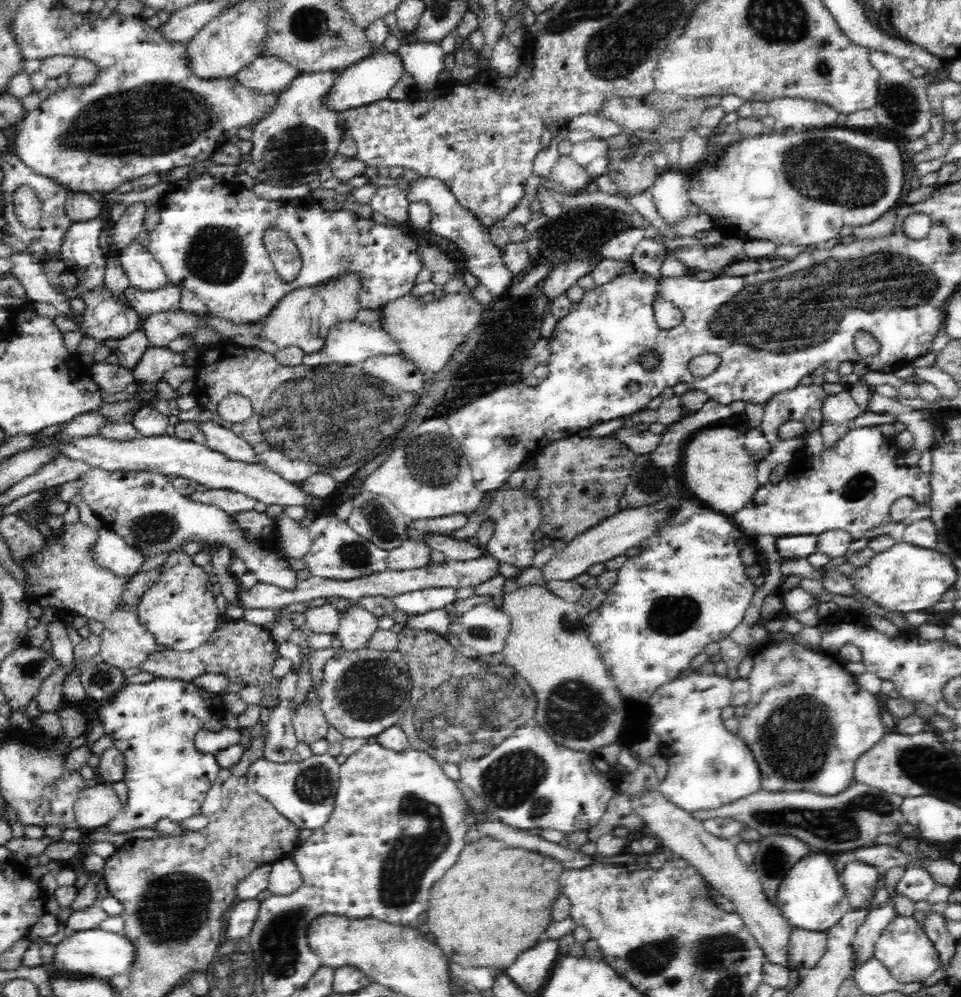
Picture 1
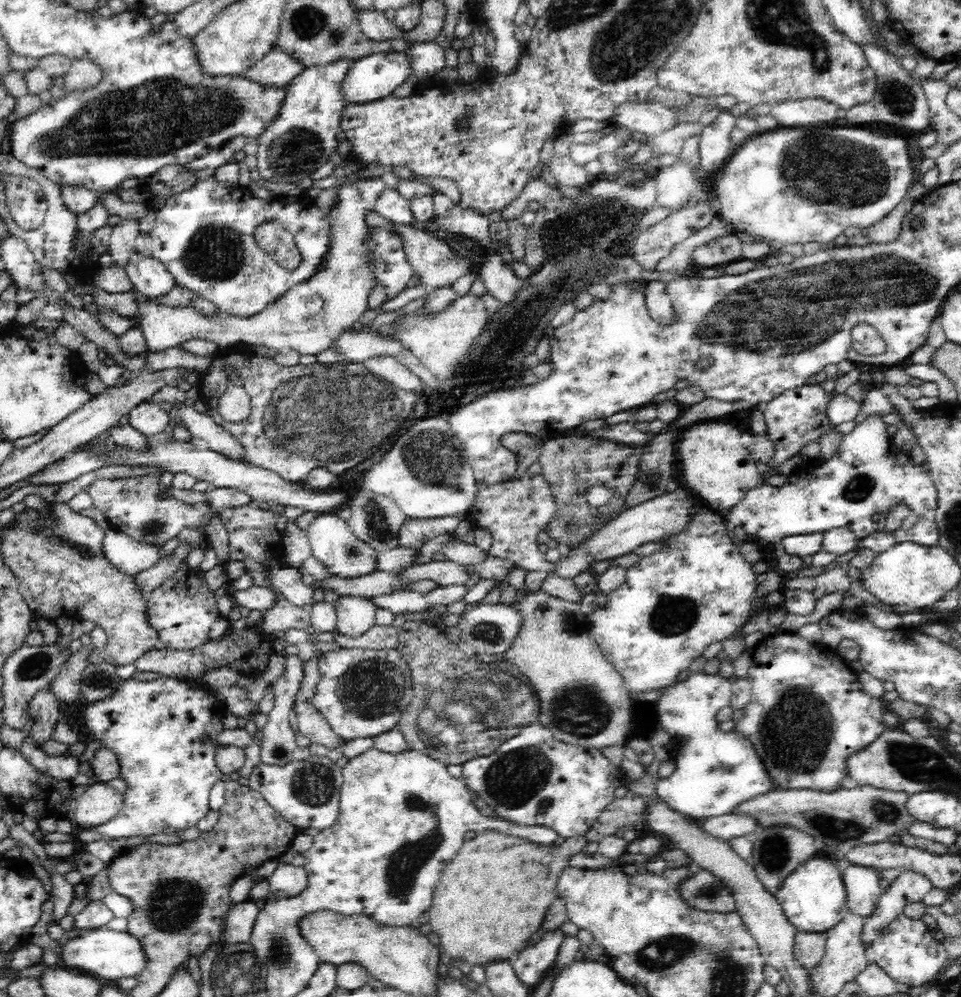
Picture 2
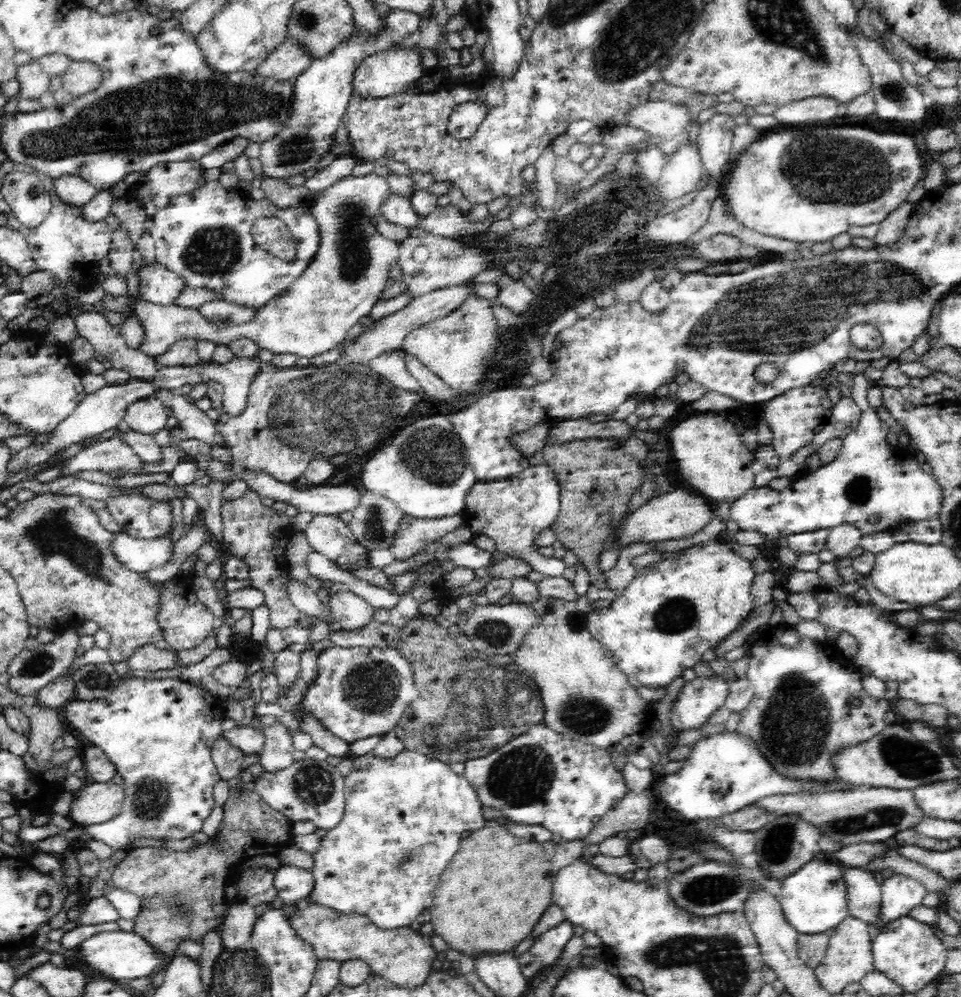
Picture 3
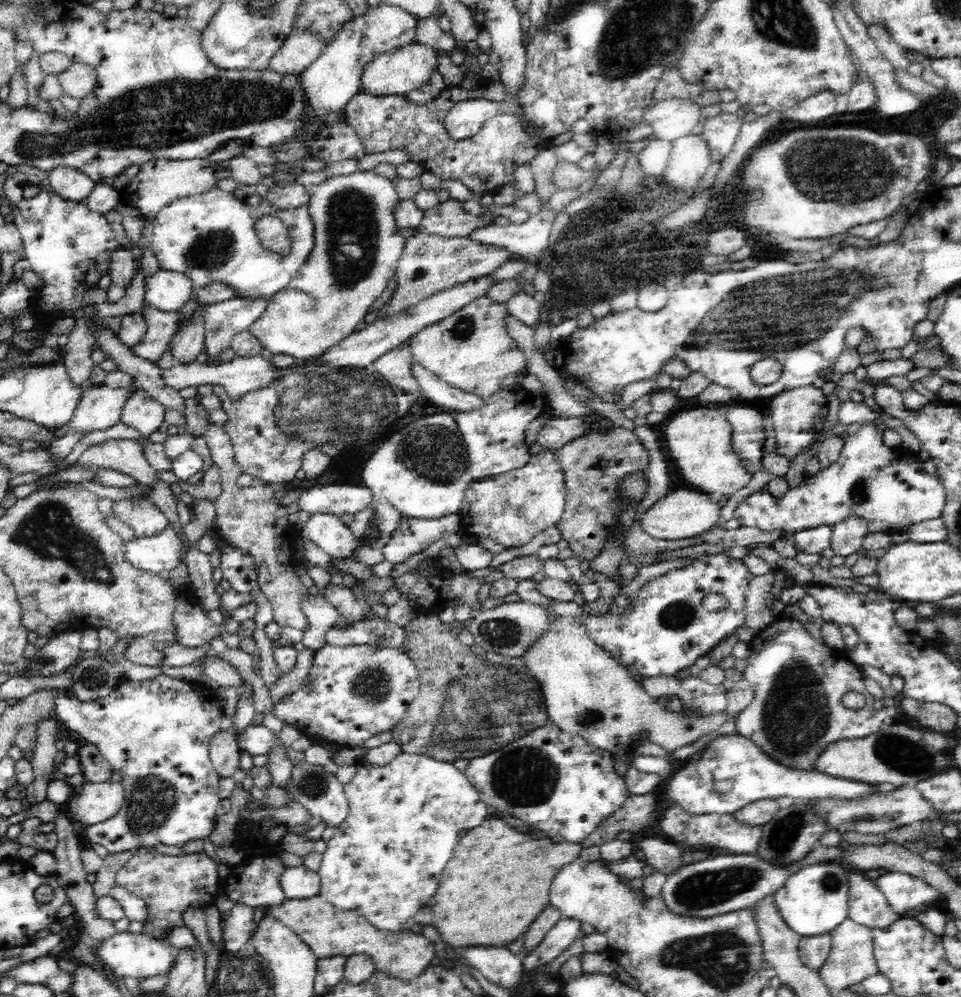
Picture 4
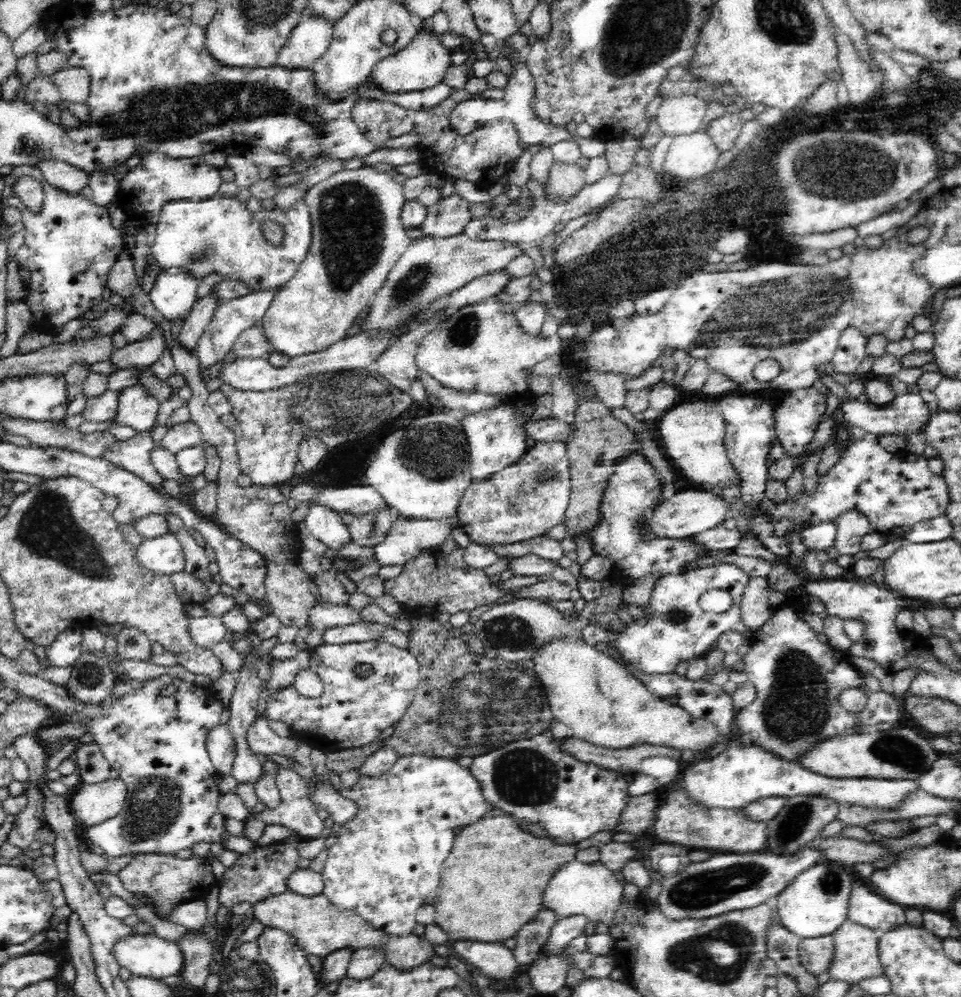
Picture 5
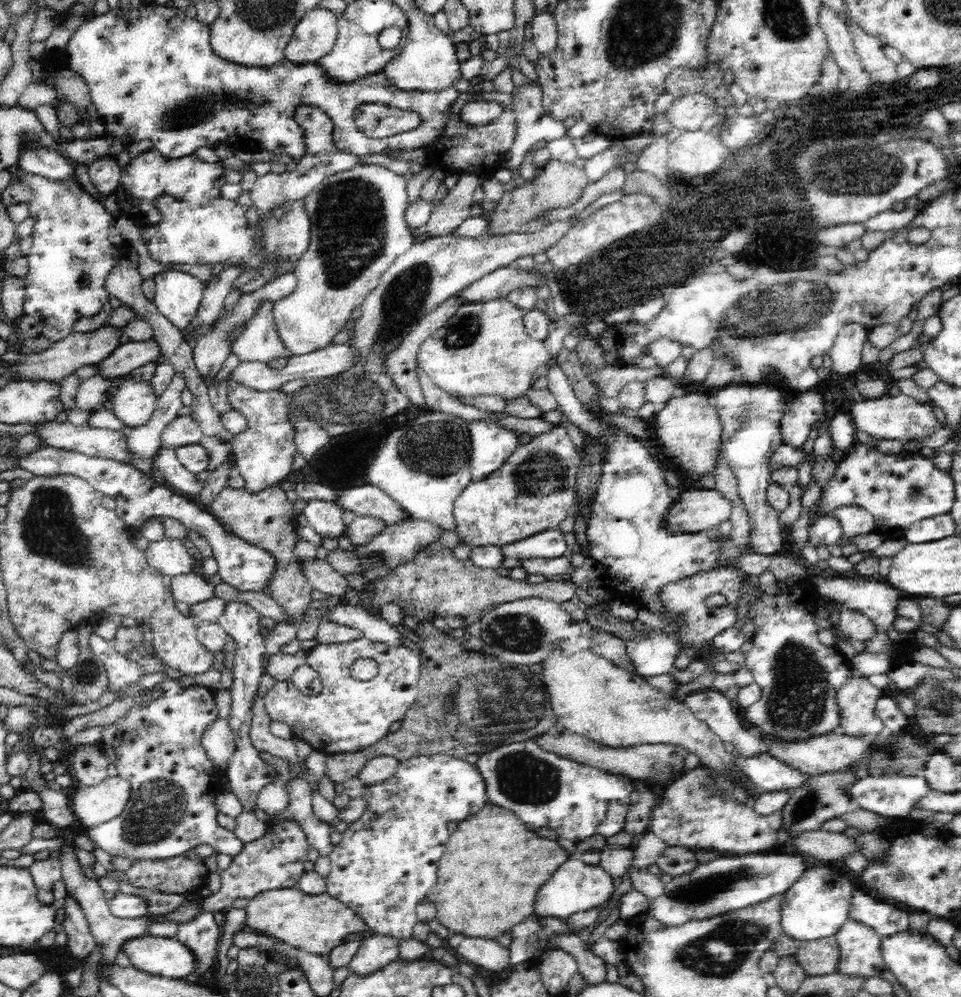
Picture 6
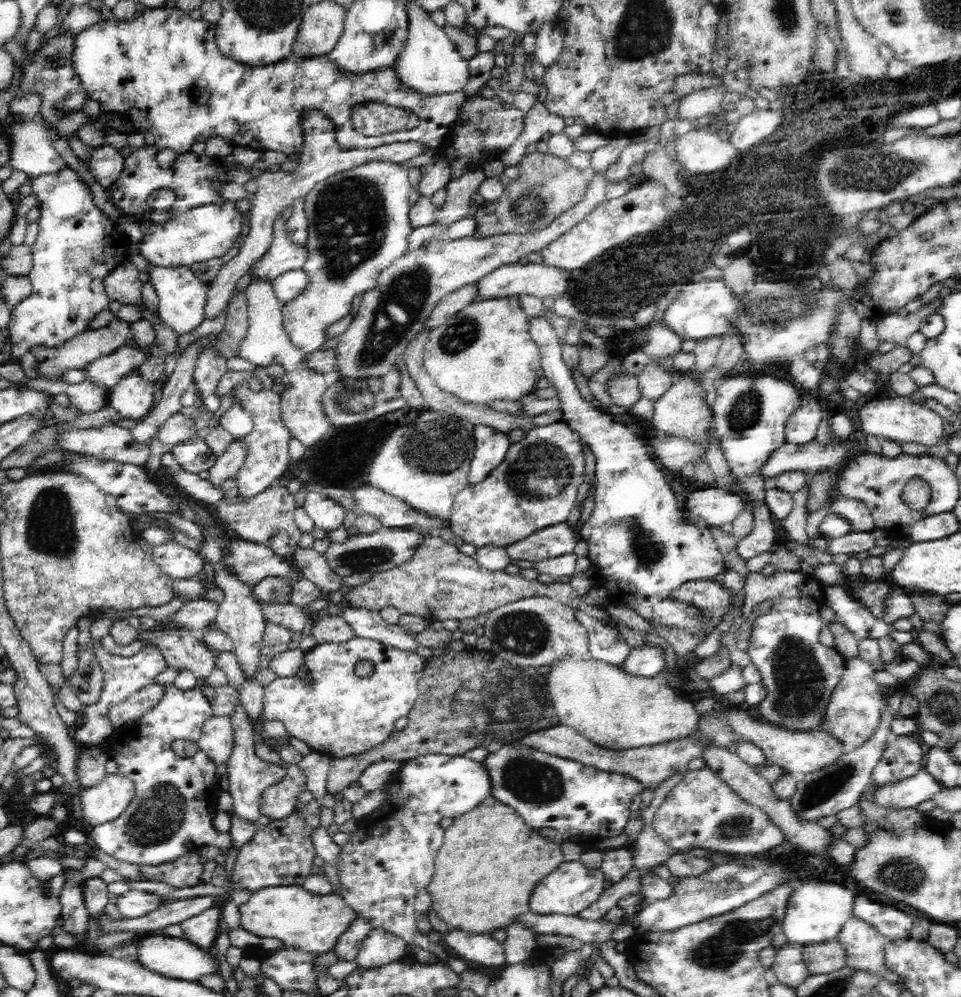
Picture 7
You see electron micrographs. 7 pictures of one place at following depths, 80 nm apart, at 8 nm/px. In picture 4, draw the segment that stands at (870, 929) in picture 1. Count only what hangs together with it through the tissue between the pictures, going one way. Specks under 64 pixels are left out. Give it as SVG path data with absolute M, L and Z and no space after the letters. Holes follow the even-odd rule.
M898 871L880 875L876 884L884 893L888 906L892 907L892 912L903 916L926 902L929 906L936 906L936 902L942 902L944 898L944 893L930 887L920 877Z

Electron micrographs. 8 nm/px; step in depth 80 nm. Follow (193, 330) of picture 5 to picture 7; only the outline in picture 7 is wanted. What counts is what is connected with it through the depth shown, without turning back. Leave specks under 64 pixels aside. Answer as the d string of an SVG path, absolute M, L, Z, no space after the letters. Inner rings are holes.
M304 110L302 127L304 127L304 146L296 157L296 170L294 172L268 172L265 170L256 179L258 189L250 197L252 201L250 232L244 238L244 246L240 249L240 252L230 262L223 264L214 280L209 282L205 307L206 319L213 320L223 314L238 279L244 276L270 249L273 241L272 225L275 219L282 215L286 207L292 205L296 200L300 200L300 198L305 198L319 181L370 161L381 160L404 163L427 150L426 146L418 142L401 142L376 148L344 150L338 144L335 133L332 131L331 120L319 110Z

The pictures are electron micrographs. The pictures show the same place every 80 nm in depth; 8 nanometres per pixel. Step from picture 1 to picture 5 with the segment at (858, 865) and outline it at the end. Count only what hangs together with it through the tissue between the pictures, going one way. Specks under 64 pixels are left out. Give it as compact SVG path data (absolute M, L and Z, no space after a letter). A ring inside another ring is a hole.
M860 879L852 884L847 919L879 933L889 932L907 922L904 907L870 891Z

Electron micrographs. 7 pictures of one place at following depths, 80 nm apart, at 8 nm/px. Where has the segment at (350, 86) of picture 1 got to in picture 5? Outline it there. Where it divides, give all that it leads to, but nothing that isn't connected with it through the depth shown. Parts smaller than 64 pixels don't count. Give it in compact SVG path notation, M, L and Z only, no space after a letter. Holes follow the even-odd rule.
M430 25L425 26L425 31L422 31L420 26L408 46L398 50L392 56L385 56L380 59L380 62L376 62L376 66L369 72L367 80L373 88L386 93L407 93L436 86L438 82L444 82L448 68L454 65L451 51L440 43L438 33Z

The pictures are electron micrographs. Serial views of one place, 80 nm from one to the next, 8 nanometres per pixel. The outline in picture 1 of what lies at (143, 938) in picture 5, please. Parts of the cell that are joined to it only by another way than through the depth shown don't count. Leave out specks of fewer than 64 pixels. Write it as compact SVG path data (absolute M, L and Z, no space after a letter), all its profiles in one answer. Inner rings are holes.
M100 927L68 932L66 938L56 945L54 970L68 976L96 976L96 979L108 980L116 974L128 974L128 968L133 962L133 946L122 934L105 932Z

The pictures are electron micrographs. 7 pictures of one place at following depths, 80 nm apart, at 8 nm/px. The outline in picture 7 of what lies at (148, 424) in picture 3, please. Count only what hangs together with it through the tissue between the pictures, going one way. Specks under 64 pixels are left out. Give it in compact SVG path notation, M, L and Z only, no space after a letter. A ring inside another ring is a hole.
M132 369L108 393L108 404L120 413L120 417L130 420L142 418L153 404L154 383L145 381L138 371Z

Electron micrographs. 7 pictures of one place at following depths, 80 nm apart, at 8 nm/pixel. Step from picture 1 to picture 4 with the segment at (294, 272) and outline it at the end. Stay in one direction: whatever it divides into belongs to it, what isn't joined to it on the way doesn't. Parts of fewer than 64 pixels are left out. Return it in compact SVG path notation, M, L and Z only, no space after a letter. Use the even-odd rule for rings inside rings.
M263 217L258 220L255 227L260 242L276 254L288 256L292 250L292 240L286 224L277 217Z

